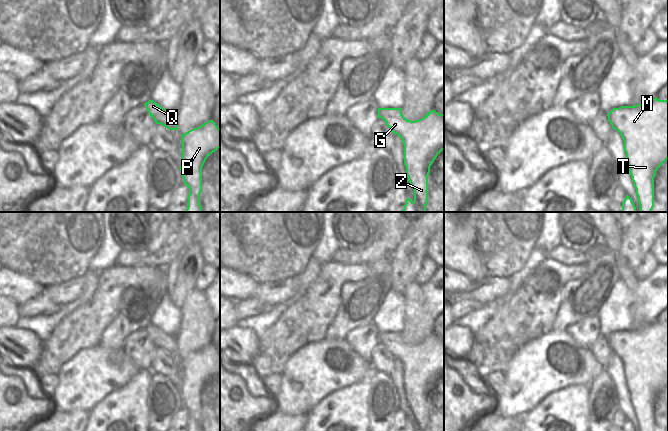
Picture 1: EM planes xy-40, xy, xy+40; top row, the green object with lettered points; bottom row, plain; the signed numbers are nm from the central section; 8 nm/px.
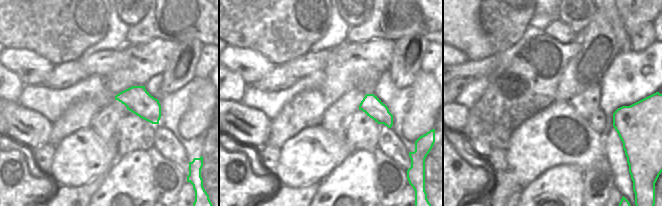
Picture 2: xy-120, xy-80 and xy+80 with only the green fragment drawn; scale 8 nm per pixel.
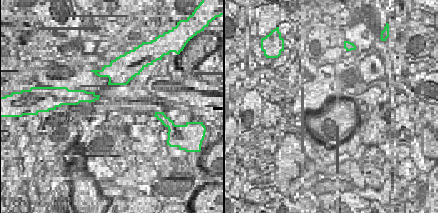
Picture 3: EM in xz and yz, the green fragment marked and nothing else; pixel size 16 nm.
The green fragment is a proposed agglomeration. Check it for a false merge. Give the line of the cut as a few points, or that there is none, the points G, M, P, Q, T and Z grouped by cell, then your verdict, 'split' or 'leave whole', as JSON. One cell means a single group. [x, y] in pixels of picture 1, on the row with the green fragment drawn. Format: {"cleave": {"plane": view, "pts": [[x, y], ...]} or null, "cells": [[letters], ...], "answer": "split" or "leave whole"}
{"cleave": {"plane": "xy-40", "pts": [[166, 110], [159, 123]]}, "cells": [["G", "M", "P", "T", "Z"], ["Q"]], "answer": "split"}

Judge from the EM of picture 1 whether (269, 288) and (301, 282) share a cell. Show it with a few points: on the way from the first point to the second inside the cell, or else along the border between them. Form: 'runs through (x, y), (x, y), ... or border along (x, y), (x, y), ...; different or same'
runs through (277, 288), (293, 288); same

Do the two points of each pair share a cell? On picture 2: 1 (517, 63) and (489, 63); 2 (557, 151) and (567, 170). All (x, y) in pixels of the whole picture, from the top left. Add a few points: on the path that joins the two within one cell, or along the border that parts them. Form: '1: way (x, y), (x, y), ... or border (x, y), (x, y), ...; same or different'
1: border (495, 53), (496, 67), (487, 76); different
2: border (583, 170), (562, 164), (554, 165), (542, 172); different

